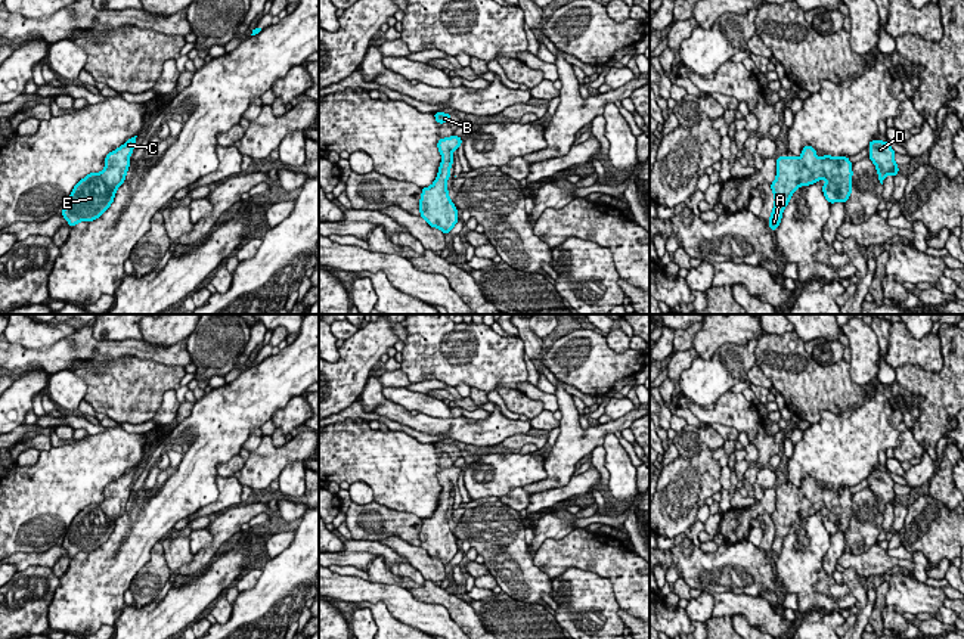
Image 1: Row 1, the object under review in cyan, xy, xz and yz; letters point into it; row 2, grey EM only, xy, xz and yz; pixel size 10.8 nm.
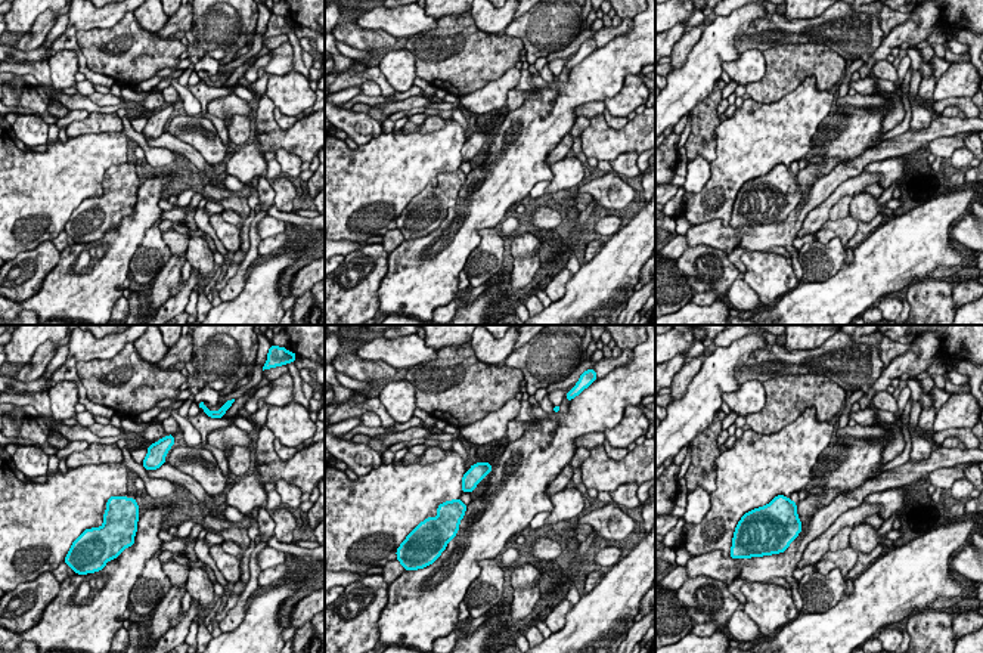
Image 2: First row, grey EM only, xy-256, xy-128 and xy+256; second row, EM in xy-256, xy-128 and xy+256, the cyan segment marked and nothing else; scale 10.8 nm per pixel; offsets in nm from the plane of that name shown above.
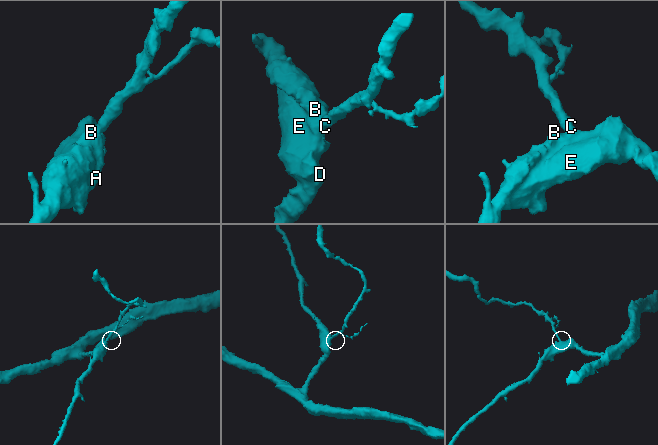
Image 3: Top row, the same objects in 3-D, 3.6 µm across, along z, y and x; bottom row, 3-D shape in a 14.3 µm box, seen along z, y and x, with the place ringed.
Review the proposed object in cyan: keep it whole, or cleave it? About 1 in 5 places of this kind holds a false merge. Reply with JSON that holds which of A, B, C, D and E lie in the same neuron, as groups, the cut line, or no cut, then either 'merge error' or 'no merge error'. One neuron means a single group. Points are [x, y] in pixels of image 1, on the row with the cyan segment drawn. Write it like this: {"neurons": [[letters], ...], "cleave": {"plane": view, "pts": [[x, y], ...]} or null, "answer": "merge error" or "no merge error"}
{"neurons": [["A", "B", "C", "D", "E"]], "cleave": null, "answer": "no merge error"}

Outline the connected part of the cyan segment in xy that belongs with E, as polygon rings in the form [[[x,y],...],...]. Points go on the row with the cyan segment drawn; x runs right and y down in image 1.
[[[136,137],[106,155],[102,173],[90,173],[75,184],[62,211],[69,227],[96,220],[114,202],[117,189],[124,183]]]

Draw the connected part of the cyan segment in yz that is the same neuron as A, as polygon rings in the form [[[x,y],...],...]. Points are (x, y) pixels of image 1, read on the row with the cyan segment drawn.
[[[806,145],[802,156],[778,156],[777,158],[777,179],[771,189],[775,196],[774,210],[769,218],[772,232],[779,226],[782,211],[790,202],[791,195],[799,186],[809,186],[825,179],[822,186],[825,199],[830,204],[837,201],[847,202],[852,193],[852,162],[847,156],[816,156],[816,149]]]

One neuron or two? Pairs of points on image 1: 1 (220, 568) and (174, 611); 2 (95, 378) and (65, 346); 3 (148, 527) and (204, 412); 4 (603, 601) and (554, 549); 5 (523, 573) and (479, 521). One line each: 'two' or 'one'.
1: one
2: two
3: one
4: two
5: one

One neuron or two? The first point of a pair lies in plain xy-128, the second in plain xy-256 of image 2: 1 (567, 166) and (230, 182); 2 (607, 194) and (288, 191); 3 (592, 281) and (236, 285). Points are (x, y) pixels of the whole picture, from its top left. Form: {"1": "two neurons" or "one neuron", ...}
{"1": "two neurons", "2": "one neuron", "3": "two neurons"}

